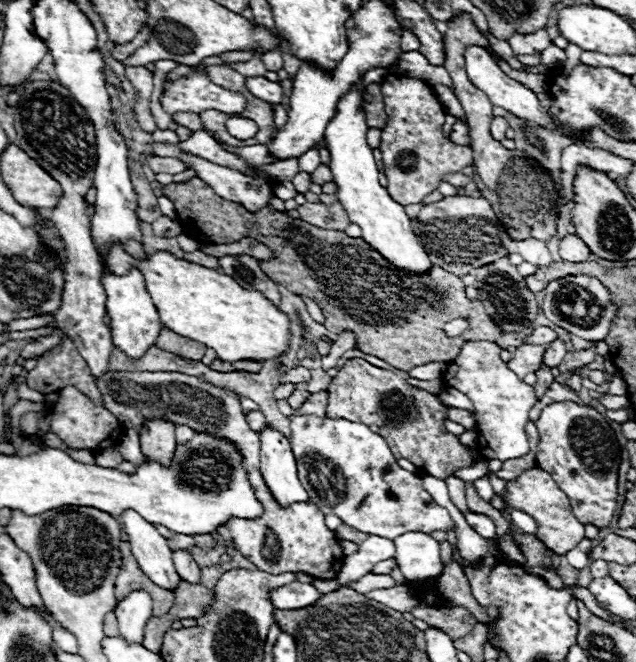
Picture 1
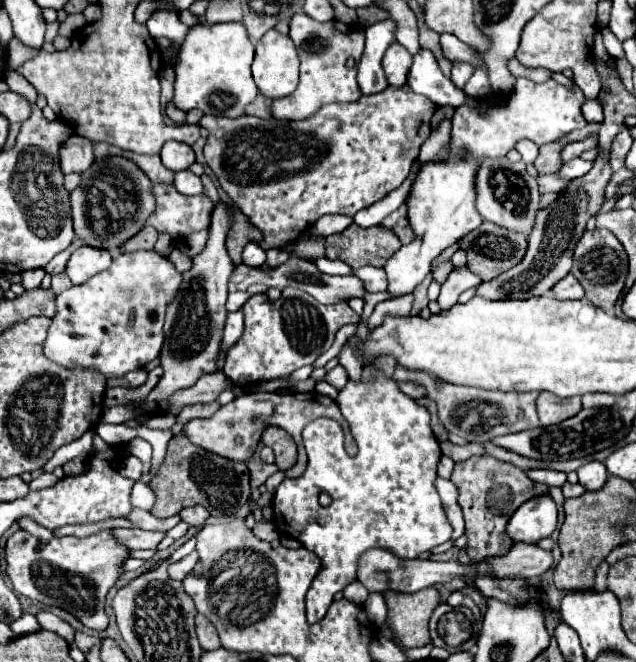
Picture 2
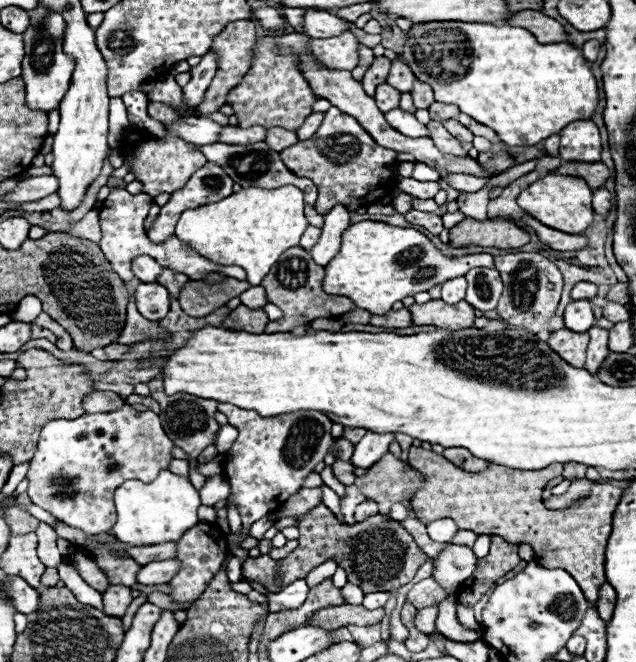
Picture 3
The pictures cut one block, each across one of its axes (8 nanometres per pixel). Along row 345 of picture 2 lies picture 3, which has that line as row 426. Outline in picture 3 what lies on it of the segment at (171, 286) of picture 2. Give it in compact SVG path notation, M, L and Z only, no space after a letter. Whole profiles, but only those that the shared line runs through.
M122 404L122 408L114 412L94 412L74 420L52 420L42 428L38 450L30 462L28 496L32 498L36 506L48 510L64 524L84 530L86 534L110 532L112 524L116 522L116 510L112 500L114 490L124 480L154 480L174 460L172 456L174 448L176 444L166 436L158 414L154 414L152 410L138 412L130 404Z

